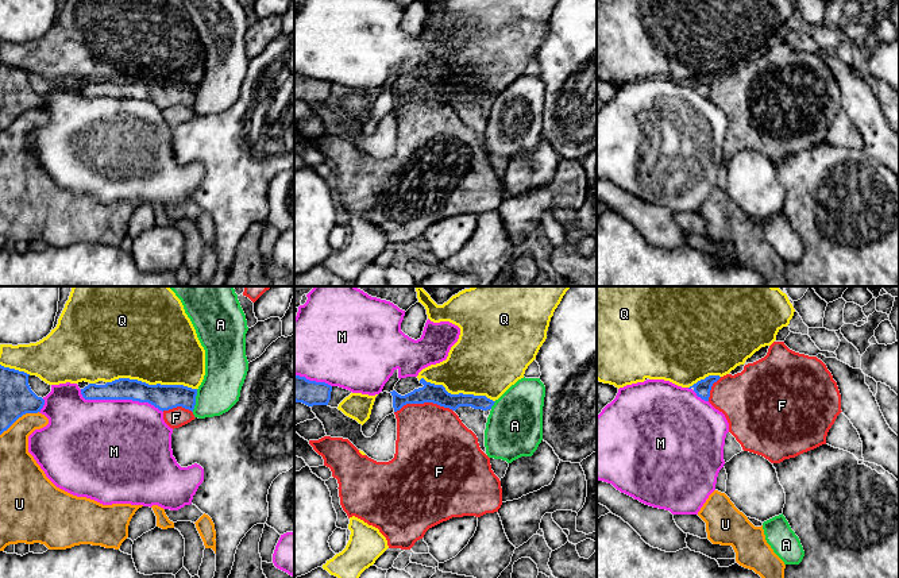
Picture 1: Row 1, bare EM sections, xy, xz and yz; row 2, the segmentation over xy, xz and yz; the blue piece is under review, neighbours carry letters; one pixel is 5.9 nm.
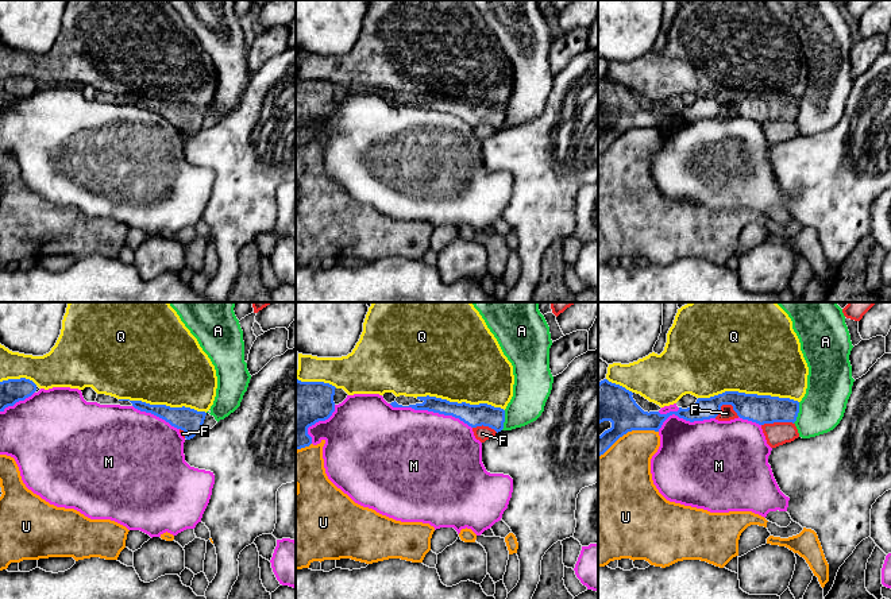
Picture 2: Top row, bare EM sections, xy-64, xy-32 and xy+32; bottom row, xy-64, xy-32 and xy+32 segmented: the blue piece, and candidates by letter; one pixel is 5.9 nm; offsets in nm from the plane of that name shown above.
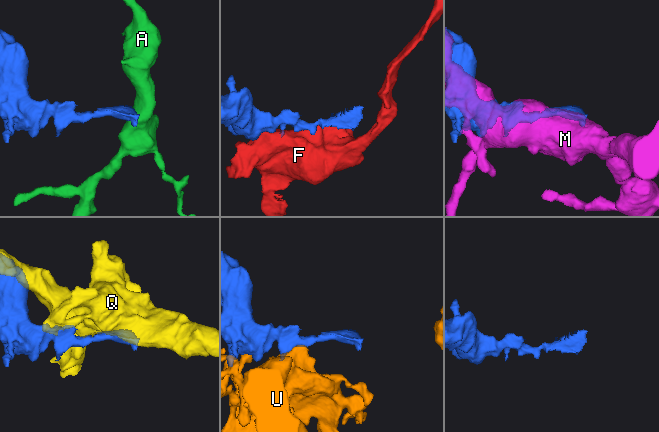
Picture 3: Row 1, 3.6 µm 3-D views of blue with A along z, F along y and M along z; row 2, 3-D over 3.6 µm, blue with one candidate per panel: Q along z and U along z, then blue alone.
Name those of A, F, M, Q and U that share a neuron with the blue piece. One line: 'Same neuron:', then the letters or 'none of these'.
Same neuron: none of these

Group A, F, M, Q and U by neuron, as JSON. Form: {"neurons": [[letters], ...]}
{"neurons": [["A"], ["F"], ["M"], ["Q"], ["U"]]}

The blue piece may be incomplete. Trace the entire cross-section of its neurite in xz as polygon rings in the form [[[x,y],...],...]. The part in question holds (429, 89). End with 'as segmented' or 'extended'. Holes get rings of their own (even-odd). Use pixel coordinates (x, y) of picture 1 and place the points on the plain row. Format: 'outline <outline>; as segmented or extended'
outline [[[424,76],[420,77],[420,81],[424,84],[414,86],[405,93],[398,92],[396,88],[390,89],[393,93],[394,109],[400,108],[406,101],[424,100],[433,100],[450,105],[459,113],[462,120],[476,132],[479,144],[486,151],[485,127],[487,115],[485,113],[485,109],[491,107],[495,99],[486,93],[463,90],[451,92],[443,82],[427,80]]]; extended

